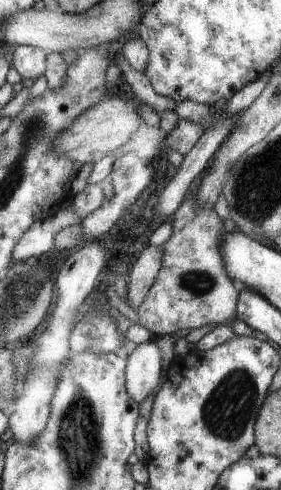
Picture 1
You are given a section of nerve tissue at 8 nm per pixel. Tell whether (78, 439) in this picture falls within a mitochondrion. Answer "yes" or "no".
yes

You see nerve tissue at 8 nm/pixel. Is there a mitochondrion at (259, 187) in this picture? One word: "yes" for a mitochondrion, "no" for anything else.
yes

